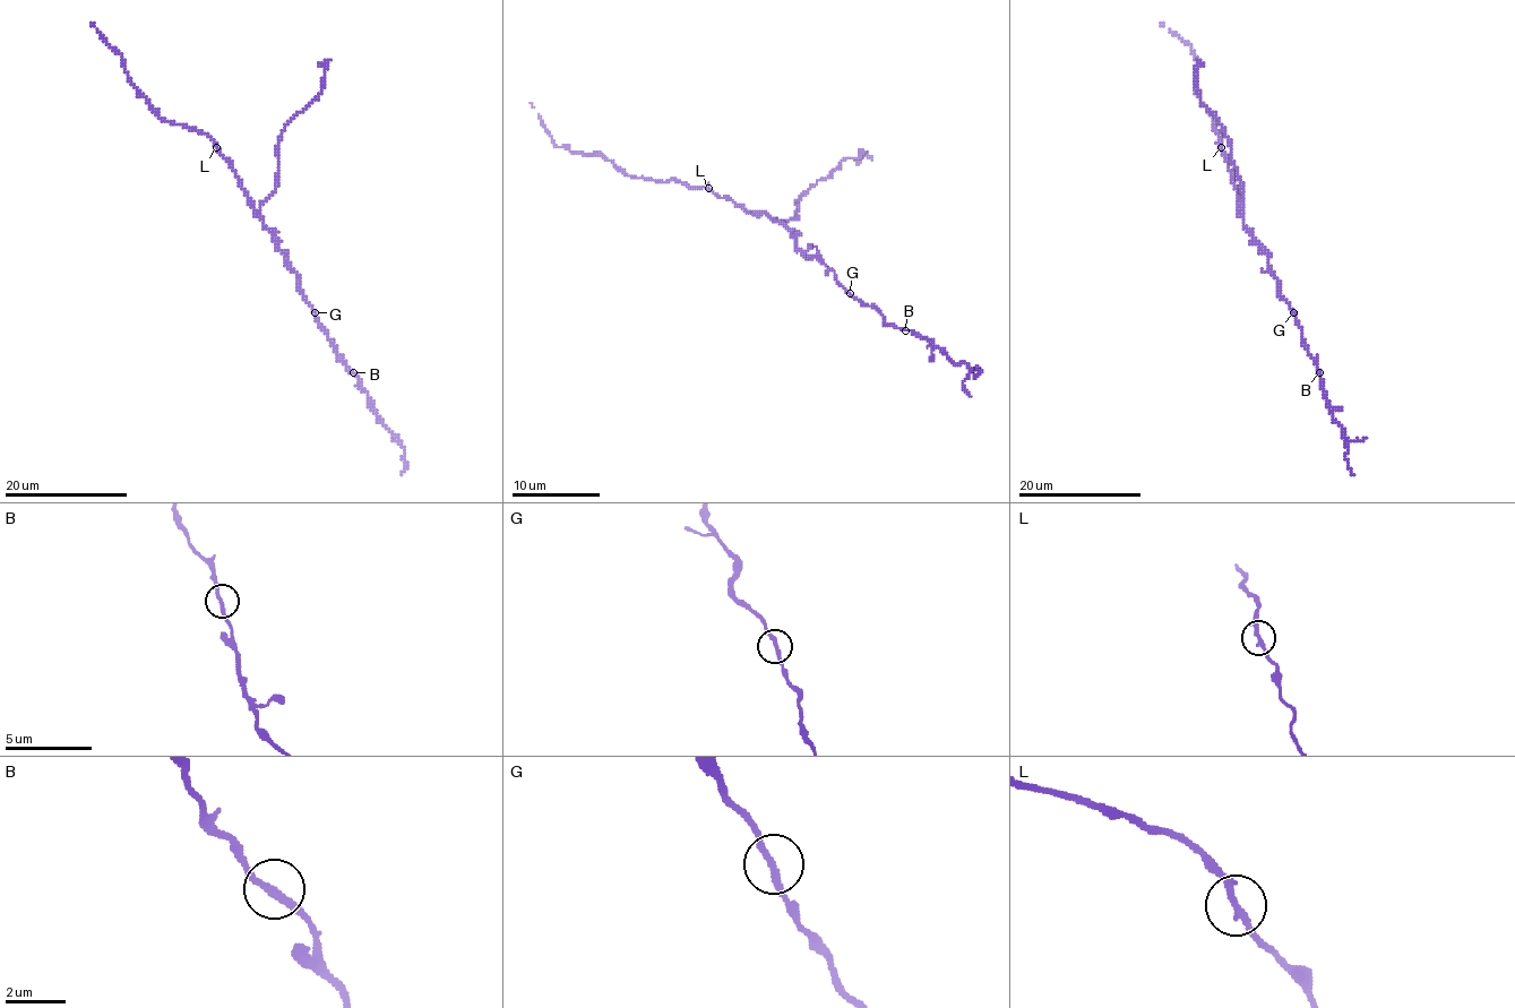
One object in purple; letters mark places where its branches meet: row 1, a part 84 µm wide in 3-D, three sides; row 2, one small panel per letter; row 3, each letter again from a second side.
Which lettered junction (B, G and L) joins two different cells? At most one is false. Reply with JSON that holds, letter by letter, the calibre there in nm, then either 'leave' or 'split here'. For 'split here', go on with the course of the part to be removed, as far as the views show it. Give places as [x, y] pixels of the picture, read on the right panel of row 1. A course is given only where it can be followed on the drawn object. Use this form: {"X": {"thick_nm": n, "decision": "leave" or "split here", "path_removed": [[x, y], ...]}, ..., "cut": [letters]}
{"B": {"thick_nm": 240, "decision": "leave"}, "G": {"thick_nm": 220, "decision": "leave"}, "L": {"thick_nm": 220, "decision": "leave"}, "cut": []}

